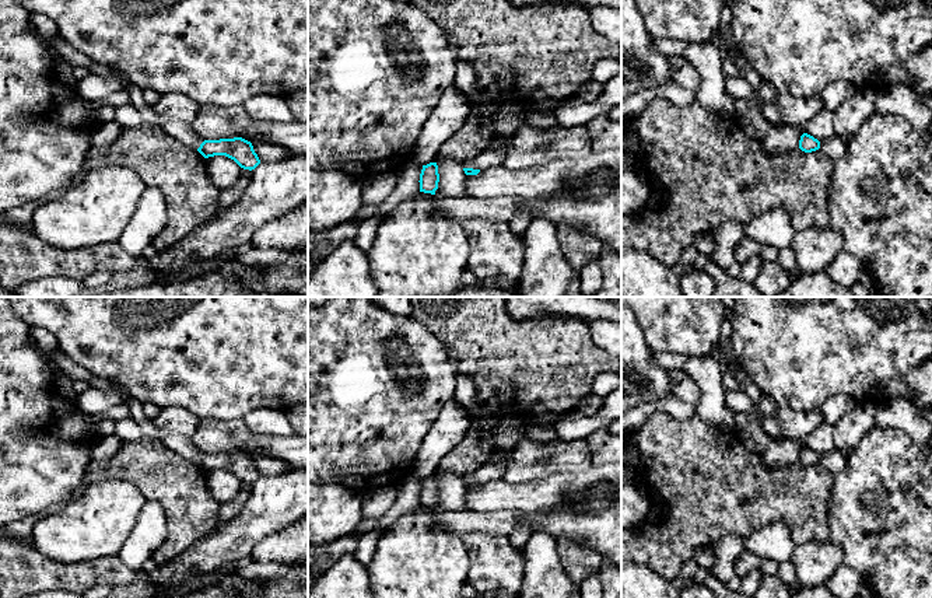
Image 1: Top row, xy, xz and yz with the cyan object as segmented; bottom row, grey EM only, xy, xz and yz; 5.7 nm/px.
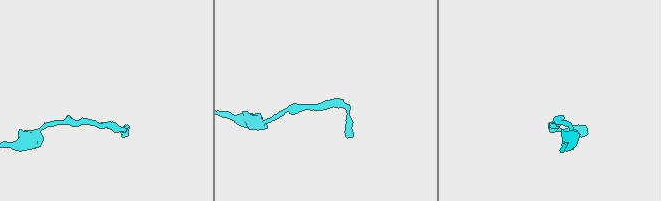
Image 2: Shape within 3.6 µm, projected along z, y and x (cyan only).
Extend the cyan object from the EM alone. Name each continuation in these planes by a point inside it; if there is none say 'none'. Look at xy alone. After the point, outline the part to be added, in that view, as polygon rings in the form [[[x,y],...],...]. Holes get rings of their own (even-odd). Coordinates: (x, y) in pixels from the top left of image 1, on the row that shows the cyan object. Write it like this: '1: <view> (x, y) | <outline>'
1: xy (213, 122) | [[[200,105],[196,119],[190,123],[192,129],[203,140],[220,140],[242,137],[250,130],[260,133],[273,122],[252,120],[243,105]]]

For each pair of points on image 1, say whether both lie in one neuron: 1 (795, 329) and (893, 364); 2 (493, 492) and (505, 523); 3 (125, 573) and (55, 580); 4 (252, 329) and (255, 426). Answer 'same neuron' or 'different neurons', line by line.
1: same neuron
2: different neurons
3: same neuron
4: different neurons

